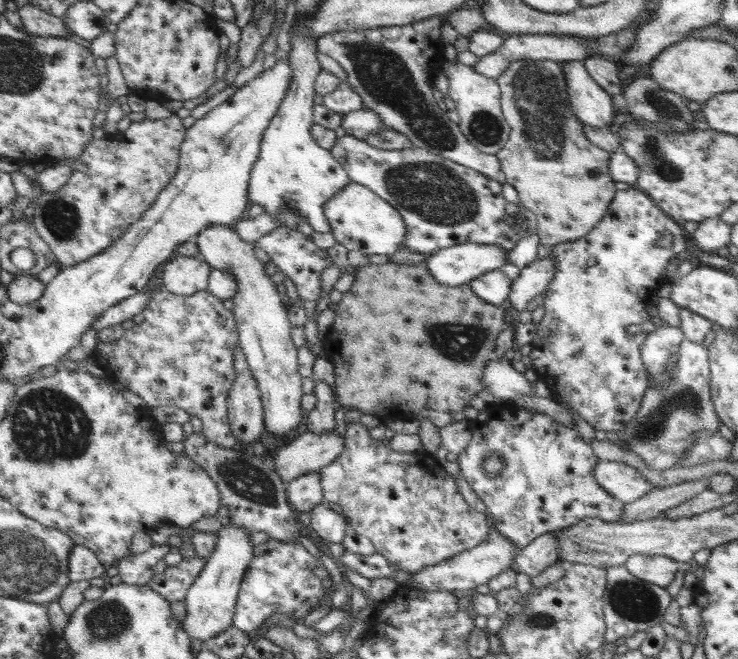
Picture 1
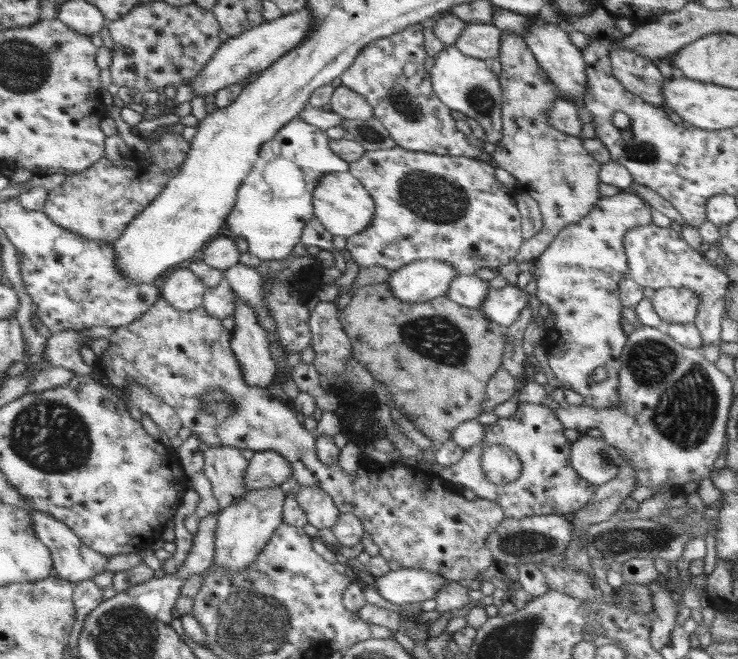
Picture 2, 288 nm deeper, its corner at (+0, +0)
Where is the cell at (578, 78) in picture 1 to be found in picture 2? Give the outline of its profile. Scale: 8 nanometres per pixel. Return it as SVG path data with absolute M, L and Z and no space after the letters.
M533 24L529 30L523 32L521 36L527 44L527 48L531 50L531 54L535 56L537 64L545 70L545 74L549 76L549 82L553 86L557 86L563 92L563 98L569 102L577 102L583 100L587 96L587 74L585 74L585 60L579 48L575 48L569 38L567 32L559 26L553 24Z

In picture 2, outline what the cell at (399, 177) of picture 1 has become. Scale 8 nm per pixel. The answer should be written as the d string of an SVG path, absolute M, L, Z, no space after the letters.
M401 146L387 148L387 150L363 152L363 156L357 162L349 164L349 174L355 176L367 188L369 196L373 196L373 200L375 200L377 210L375 210L371 226L365 232L359 232L359 234L351 236L347 240L345 250L351 254L351 258L355 258L355 262L361 268L365 268L365 266L383 266L383 268L389 268L389 270L397 270L397 268L401 268L405 264L411 264L411 262L417 262L417 260L447 260L457 270L457 276L471 276L479 268L485 268L485 266L499 268L501 264L513 262L515 256L517 256L519 244L523 244L523 238L521 238L521 232L519 232L519 212L515 208L515 192L513 192L513 188L507 188L505 184L501 184L495 178L493 172L495 172L495 168L491 168L485 162L469 160L469 158L463 158L463 156L435 156L435 154L429 154L429 152L407 152Z

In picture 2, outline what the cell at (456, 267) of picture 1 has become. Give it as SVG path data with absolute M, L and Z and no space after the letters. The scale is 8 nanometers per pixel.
M417 260L391 272L387 284L403 302L427 302L445 296L457 270L447 260Z

